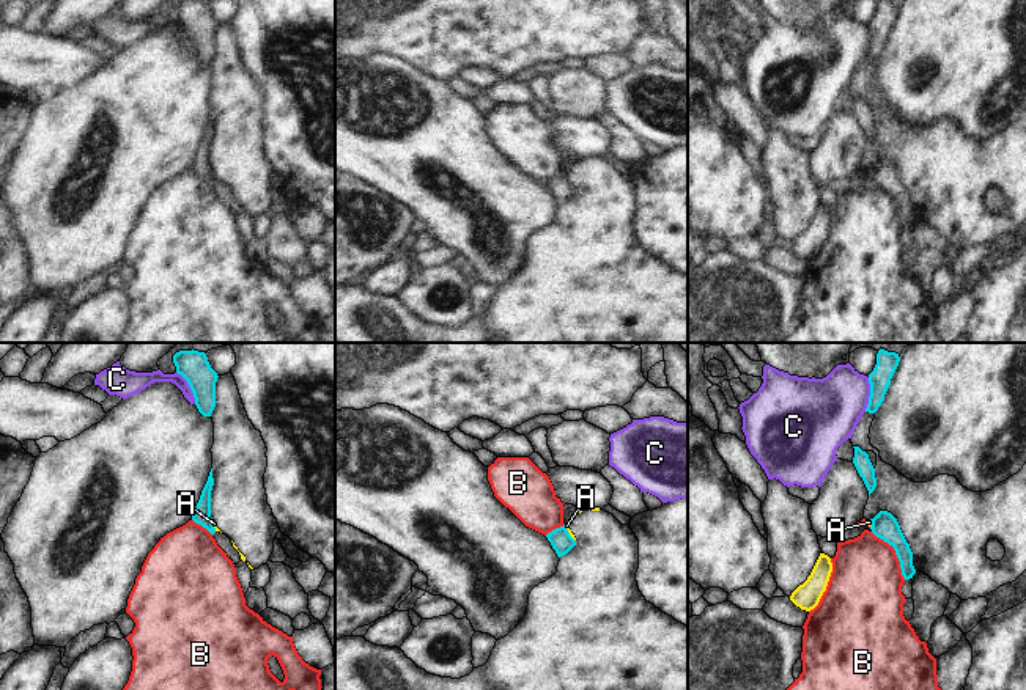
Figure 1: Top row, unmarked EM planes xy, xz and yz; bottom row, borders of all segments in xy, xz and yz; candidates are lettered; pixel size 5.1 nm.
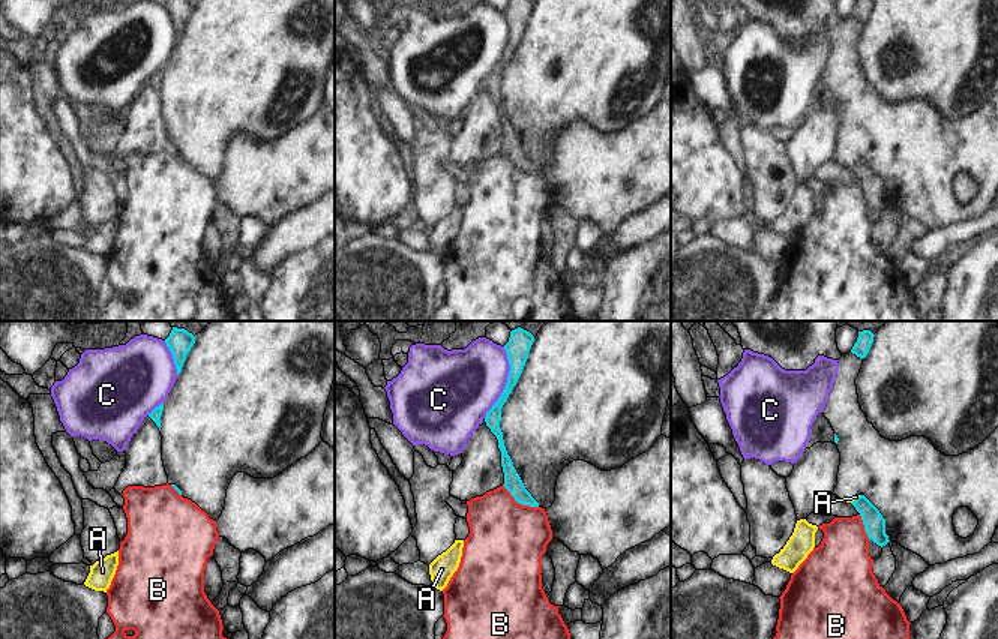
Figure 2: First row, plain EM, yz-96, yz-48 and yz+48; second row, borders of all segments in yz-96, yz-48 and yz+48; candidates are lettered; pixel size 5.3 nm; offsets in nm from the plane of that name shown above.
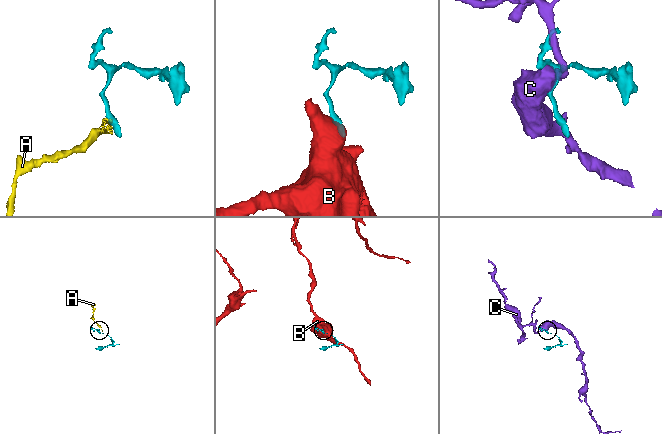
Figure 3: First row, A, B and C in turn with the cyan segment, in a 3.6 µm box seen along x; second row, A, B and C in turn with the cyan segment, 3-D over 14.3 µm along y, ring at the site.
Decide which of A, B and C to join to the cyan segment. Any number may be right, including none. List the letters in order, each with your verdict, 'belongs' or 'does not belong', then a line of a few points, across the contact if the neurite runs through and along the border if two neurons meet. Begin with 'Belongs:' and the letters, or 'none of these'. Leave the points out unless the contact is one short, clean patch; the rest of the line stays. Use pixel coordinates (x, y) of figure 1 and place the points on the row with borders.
Belongs: none of these
A: does not belong | xz (564, 525), (575, 541)
B: does not belong | yz (870, 532), (893, 547), (900, 574), (905, 579)
C: does not belong

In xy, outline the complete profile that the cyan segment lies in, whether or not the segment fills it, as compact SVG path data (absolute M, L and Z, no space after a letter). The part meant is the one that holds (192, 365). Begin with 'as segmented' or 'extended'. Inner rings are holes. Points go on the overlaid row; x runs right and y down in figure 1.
as segmented; M179 351L173 355L176 373L181 374L195 398L195 406L203 417L211 417L216 407L217 373L211 368L205 352Z

